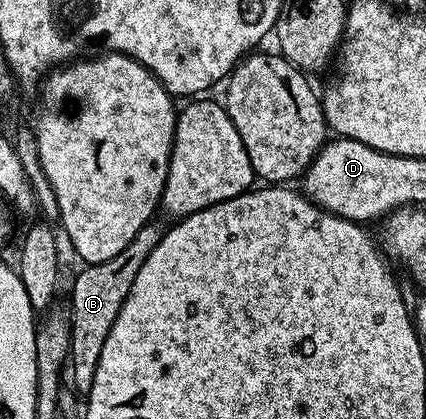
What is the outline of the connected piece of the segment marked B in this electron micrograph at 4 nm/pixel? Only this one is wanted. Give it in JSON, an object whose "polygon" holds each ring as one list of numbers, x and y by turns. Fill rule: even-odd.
{"polygon":[[150,221,135,233,131,245,123,249,123,253,115,253,111,261,91,263,82,266,81,272,73,279,73,288,69,291,67,306,71,317,71,345,67,360,67,375,73,378,73,387,78,396,88,396,91,385,95,381,95,369,99,369,99,353,103,353,103,341,107,341,107,333,111,333,111,325,115,325,115,317,119,317,119,309,123,309,123,301,127,301,127,293,131,293,131,285,135,285,135,277,139,277,139,269,143,269,143,261,151,257,151,249,159,245,163,231]]}

